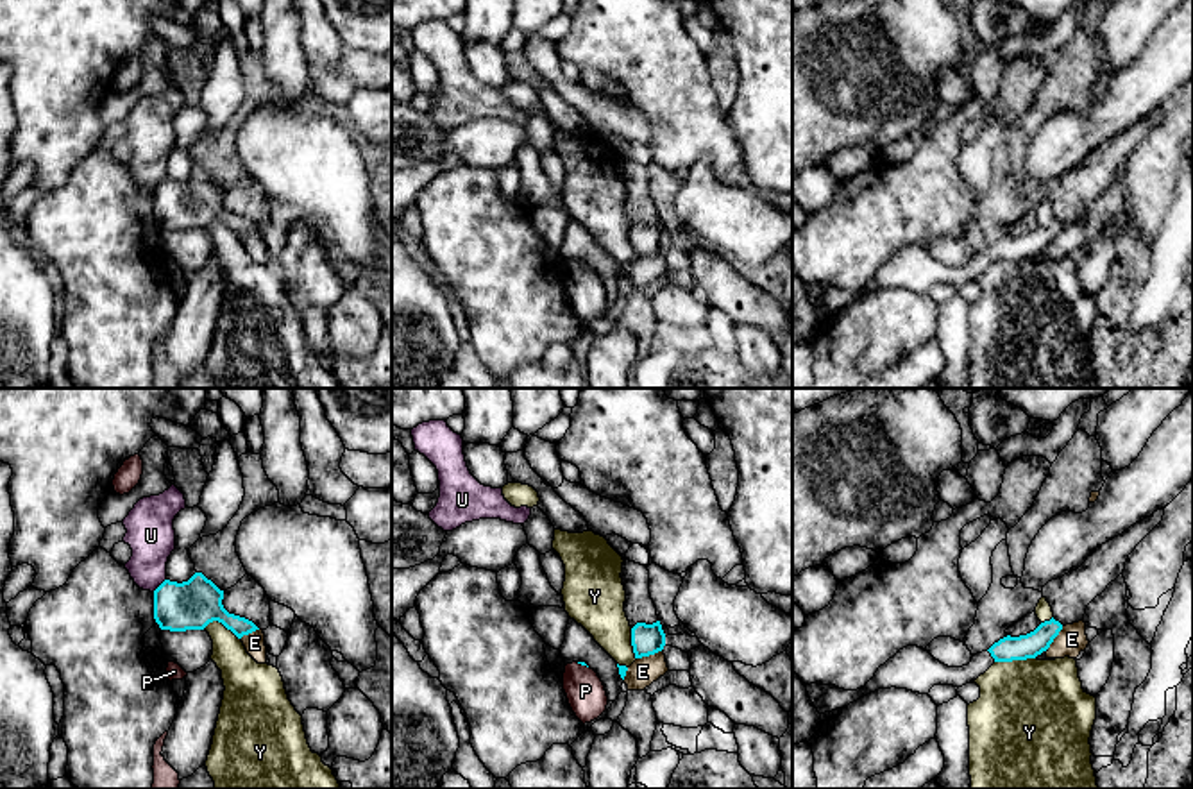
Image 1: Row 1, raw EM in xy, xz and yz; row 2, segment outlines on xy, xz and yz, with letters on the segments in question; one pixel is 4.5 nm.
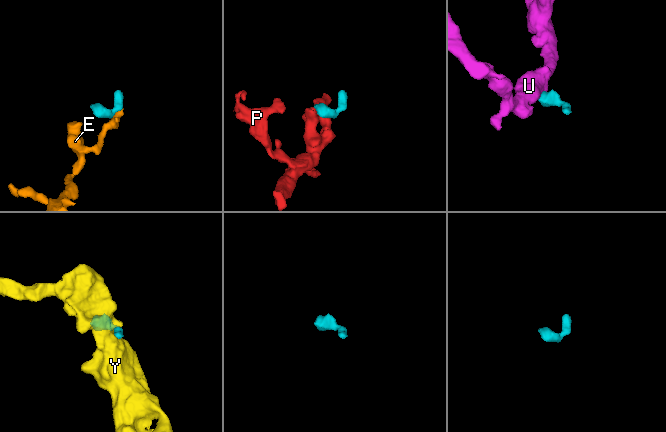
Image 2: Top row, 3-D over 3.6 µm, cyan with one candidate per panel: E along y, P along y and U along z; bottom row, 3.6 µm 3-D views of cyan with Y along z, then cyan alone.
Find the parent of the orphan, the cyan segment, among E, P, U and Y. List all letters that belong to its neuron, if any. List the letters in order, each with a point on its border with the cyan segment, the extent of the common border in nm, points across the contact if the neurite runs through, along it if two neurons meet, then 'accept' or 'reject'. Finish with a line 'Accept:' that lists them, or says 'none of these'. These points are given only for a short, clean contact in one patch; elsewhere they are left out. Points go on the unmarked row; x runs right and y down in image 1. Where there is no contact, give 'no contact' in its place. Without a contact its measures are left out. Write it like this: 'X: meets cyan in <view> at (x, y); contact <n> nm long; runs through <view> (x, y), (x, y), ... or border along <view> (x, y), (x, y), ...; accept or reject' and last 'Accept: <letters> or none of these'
E: meets cyan in xz at (650, 253); contact 130 nm long; border along xz (662, 247), (637, 258); reject
P: meets cyan in xz at (582, 263); contact 60 nm long; border along xz (576, 262), (587, 267); reject
U: meets cyan in xy at (160, 185); contact 90 nm long; border along xy (165, 178), (152, 190); reject
Y: meets cyan in yz at (1015, 258); contact 190 nm long; reject
Accept: none of these

